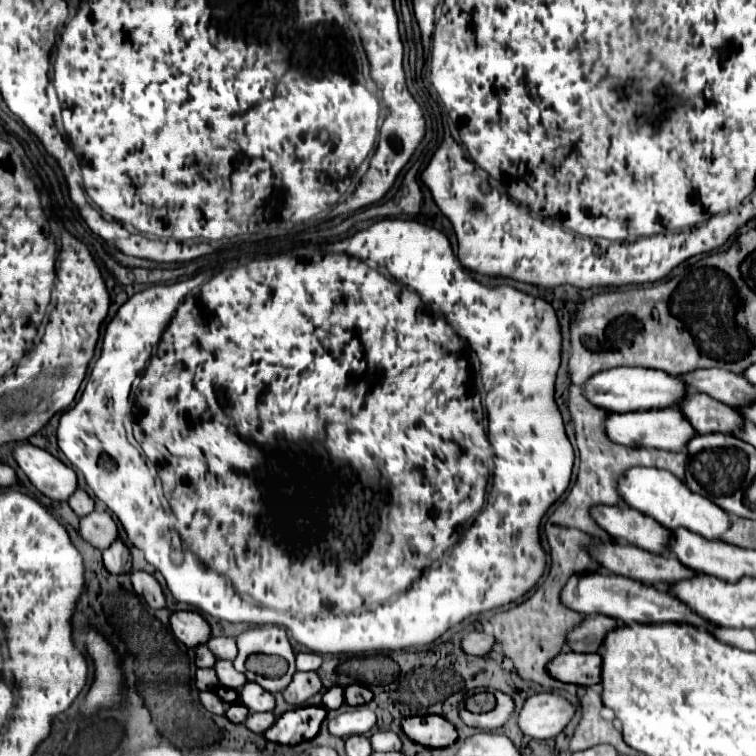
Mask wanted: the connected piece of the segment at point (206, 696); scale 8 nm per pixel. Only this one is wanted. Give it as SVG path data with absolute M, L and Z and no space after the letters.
M201 692L199 700L205 706L205 710L209 710L211 714L225 714L227 710L227 704L223 704L215 692Z

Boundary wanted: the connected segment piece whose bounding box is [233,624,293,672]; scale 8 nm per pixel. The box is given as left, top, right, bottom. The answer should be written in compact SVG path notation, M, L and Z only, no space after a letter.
M257 624L247 628L245 632L241 632L237 638L237 648L239 654L233 660L235 670L245 672L243 662L249 654L277 654L281 658L287 658L289 650L293 652L289 638L287 638L287 630L283 626L273 626L273 624Z

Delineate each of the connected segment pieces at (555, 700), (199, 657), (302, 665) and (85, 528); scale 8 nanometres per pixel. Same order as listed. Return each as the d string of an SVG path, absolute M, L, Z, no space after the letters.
M543 692L525 700L525 706L517 716L517 726L529 738L547 740L555 738L565 728L573 712L575 706L571 706L565 698Z
M201 644L201 646L197 646L195 648L195 664L199 666L199 668L211 668L213 664L215 664L215 656L213 656L213 652L205 646L205 644Z
M299 652L297 654L297 670L301 672L309 672L309 670L317 670L321 666L321 656L315 652Z
M93 510L85 518L81 518L79 534L91 546L97 546L99 550L105 550L117 538L117 526L115 526L115 522L113 522L109 512Z

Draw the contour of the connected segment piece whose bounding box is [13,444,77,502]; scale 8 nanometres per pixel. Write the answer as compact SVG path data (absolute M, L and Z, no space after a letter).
M19 444L13 450L13 458L31 484L51 500L63 502L77 488L75 472L43 448L33 444Z

